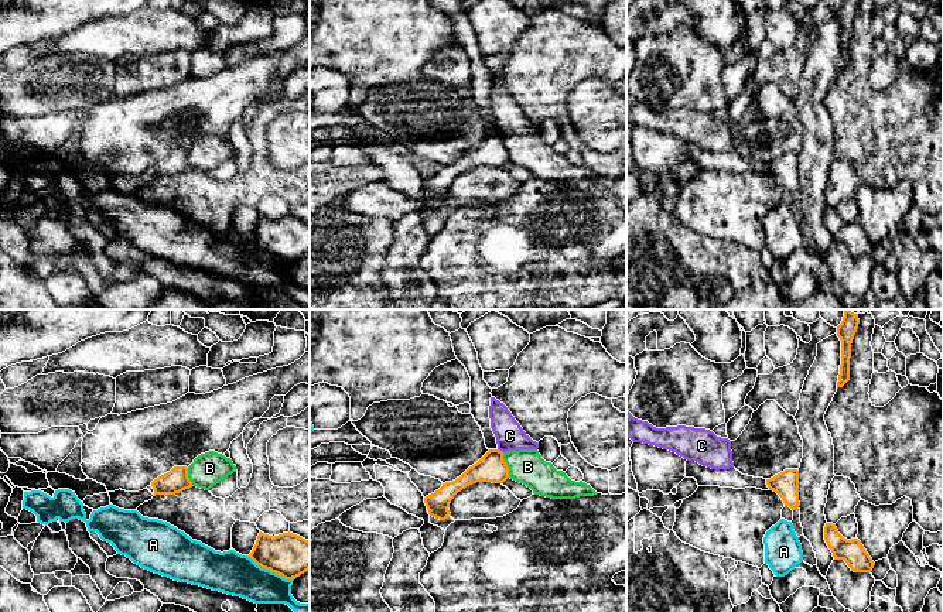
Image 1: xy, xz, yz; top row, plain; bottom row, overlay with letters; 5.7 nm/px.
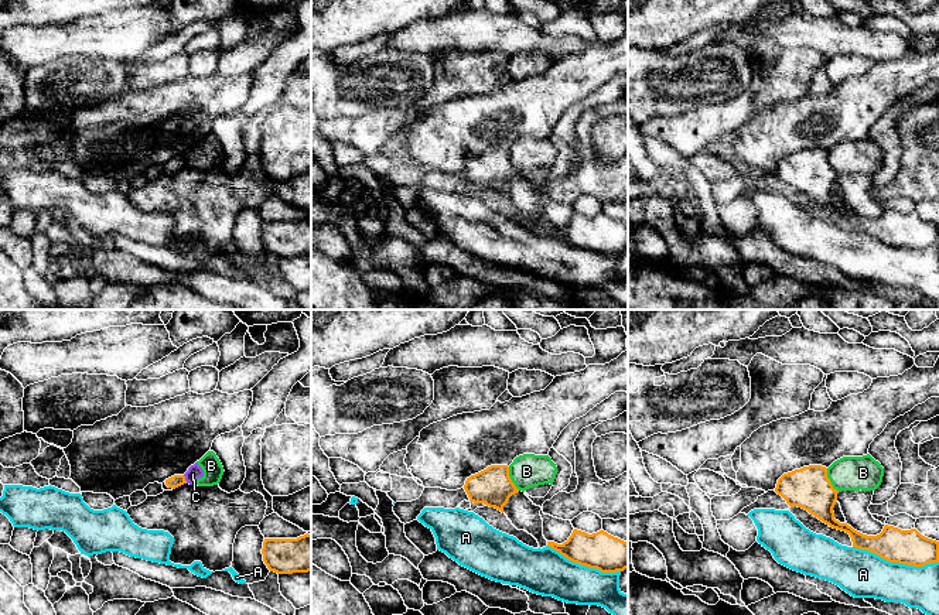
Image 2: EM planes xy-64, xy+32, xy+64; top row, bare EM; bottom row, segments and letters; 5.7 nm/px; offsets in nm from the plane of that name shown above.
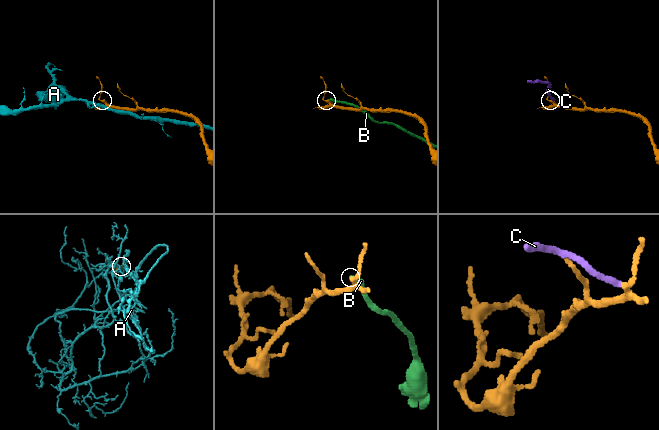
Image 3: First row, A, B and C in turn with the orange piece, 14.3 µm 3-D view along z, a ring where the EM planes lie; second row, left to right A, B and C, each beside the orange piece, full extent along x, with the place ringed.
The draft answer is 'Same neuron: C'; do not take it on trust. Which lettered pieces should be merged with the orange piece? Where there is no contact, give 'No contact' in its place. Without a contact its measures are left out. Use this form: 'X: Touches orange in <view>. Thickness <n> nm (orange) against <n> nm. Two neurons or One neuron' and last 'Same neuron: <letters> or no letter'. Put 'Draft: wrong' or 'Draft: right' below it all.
A: Touches orange in xy. Thickness 240 nm (orange) against 240 nm. Two neurons
B: Touches orange in xz. Thickness 160 nm (orange) against 200 nm. Two neurons
C: Touches orange in xz. Thickness 160 nm (orange) against 160 nm. Two neurons
Same neuron: no letter
Draft: wrong

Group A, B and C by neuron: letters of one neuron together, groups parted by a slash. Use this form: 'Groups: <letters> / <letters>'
Groups: A / B C

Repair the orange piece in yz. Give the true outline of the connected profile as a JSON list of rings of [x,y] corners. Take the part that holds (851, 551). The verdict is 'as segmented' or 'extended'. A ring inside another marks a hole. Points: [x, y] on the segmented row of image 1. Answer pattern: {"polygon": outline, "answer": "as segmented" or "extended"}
{"polygon": [[[826,523],[824,540],[834,560],[844,560],[854,572],[871,572],[875,563],[858,539],[844,539],[836,524]]], "answer": "as segmented"}

